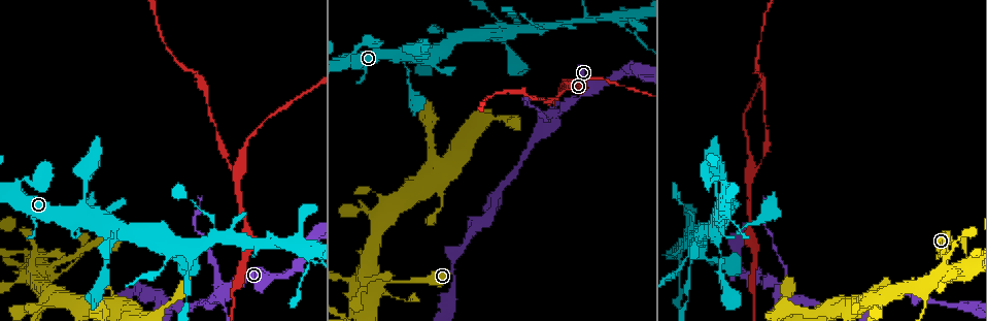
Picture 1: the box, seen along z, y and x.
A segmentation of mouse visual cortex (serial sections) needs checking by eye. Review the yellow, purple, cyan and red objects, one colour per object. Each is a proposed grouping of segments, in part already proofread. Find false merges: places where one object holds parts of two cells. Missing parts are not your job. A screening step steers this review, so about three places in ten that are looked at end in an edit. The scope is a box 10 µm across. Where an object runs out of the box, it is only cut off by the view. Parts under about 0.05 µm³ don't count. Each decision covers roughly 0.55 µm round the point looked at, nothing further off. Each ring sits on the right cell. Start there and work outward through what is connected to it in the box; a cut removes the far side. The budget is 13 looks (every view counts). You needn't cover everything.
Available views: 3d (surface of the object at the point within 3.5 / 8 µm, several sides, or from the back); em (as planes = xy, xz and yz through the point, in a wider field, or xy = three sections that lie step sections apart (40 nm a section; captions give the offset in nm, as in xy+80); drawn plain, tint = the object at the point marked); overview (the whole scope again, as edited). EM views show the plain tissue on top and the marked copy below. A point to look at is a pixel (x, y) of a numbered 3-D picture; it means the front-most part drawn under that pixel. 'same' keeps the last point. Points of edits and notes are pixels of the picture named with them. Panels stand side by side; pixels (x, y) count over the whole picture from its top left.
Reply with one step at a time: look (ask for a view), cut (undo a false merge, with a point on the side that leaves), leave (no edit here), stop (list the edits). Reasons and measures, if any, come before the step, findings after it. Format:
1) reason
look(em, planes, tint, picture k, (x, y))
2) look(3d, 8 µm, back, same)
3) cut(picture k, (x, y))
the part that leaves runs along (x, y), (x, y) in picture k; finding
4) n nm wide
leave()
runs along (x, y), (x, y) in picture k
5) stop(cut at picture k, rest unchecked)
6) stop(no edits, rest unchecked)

four arms meet
look(3d, 3.5 µm, picture 1, (74, 215))

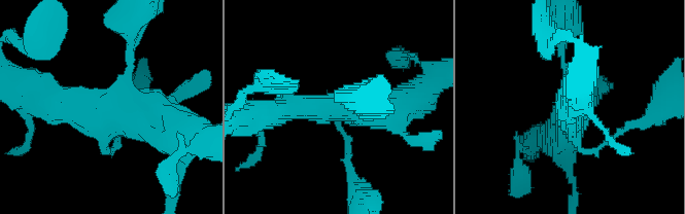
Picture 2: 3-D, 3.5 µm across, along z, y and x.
4 arms; arms of 100, 100, 400, 450 nm; shape alone is not enough
look(em, planes, tint, picture 2, (342, 105))

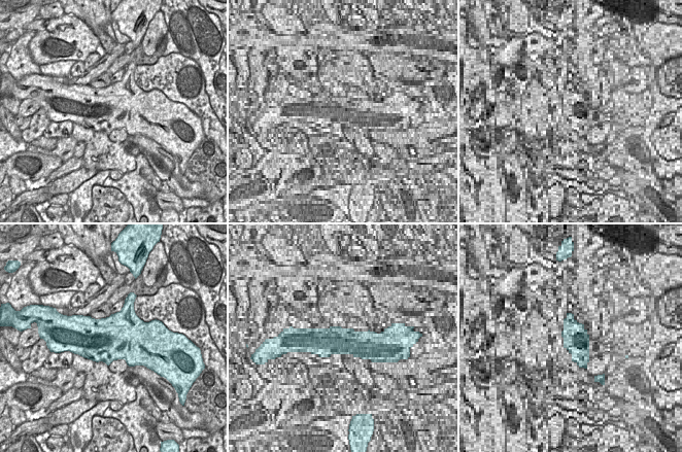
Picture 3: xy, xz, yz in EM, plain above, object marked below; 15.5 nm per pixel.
leave()
continuous, no second cell

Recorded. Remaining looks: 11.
thin arm on a thick one
look(3d, 3.5 µm, picture 1, (224, 287))

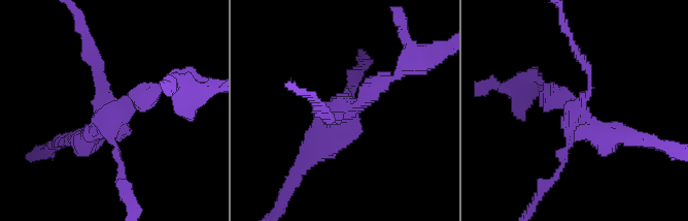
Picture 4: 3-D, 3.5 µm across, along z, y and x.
look(em, xy, step 3, tint, picture 4, (574, 105))

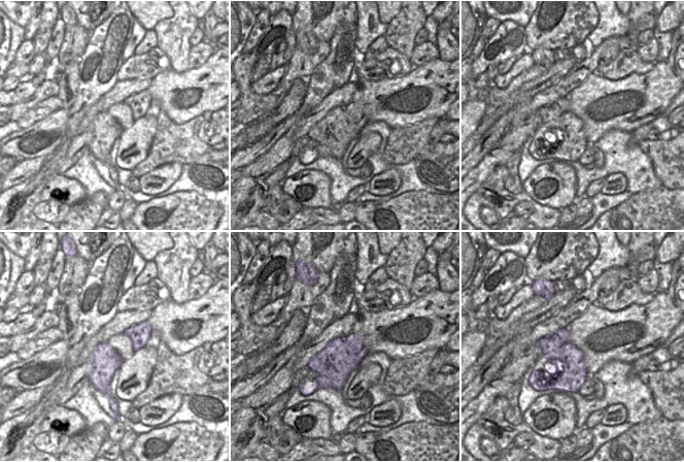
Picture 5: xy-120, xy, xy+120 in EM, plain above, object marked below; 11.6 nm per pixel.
look(em, xy, step 1, tint, same)

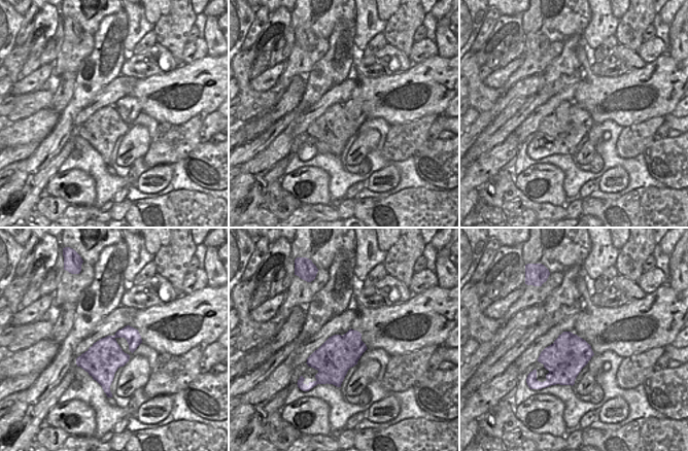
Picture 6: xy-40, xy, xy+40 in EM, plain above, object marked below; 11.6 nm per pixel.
cut(picture 4, (97, 70))
a second cell is stuck on

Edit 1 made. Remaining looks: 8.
a fork
look(3d, 3.5 µm, picture 1, (214, 239))

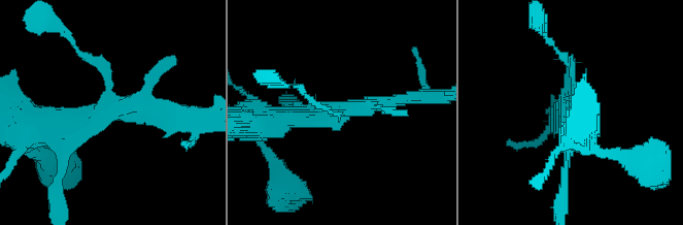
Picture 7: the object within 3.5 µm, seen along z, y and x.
need the tissue
look(em, xy, step 3, tint, picture 7, (106, 113))

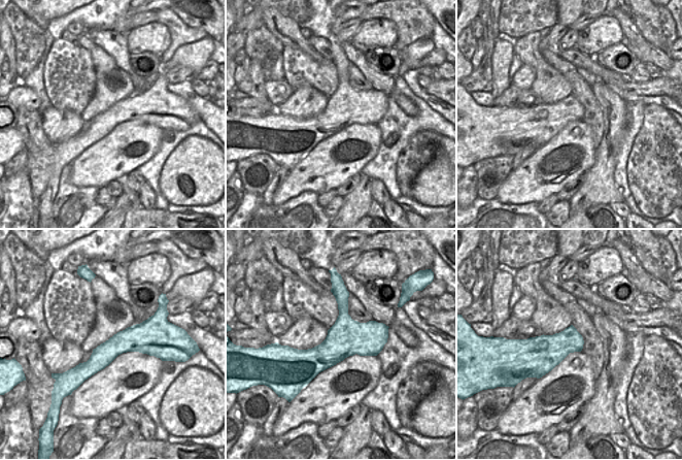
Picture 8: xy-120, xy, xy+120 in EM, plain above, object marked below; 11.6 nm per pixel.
cut it another way
look(em, xy, step 5, tint, same)

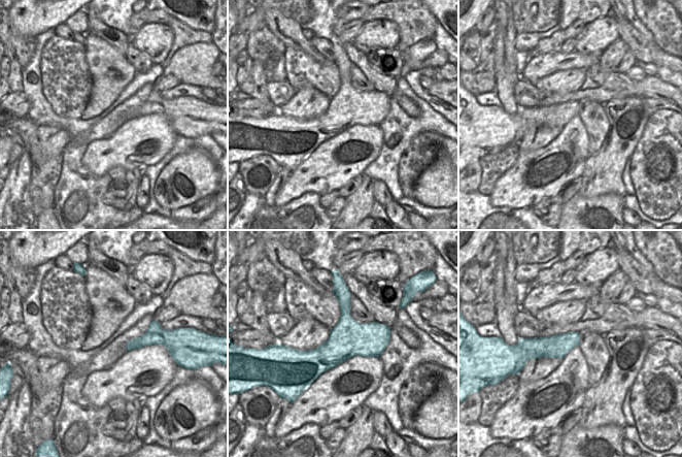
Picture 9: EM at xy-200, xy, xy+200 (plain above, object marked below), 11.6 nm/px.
leave()
runs along (270, 124), (403, 100) in picture 7; all the same cell

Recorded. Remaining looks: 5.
a fork
look(em, xy, step 2, tint, picture 1, (570, 87))

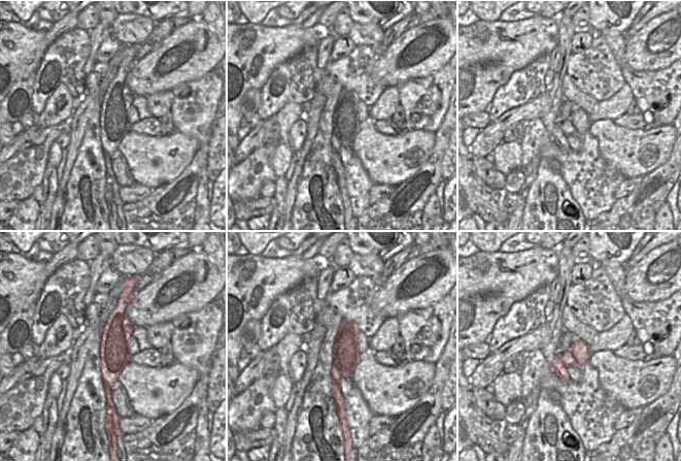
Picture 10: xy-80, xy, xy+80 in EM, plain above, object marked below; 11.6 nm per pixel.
look(3d, 3.5 µm, same)

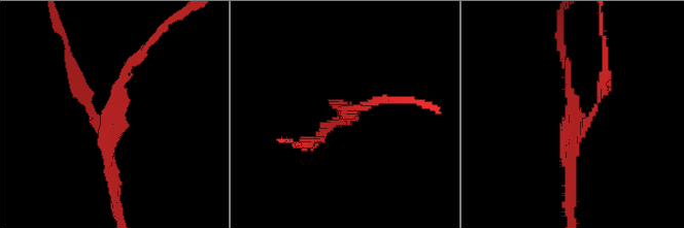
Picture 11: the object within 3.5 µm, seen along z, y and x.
3 arms; arms of 100, 150, 150 nm
cut(picture 11, (78, 94))
the part that leaves runs along (99, 120), (70, 71), (64, 34) in picture 11; a second cell is stuck on

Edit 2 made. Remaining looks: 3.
a narrow waist
look(3d, 3.5 µm, picture 1, (625, 20))

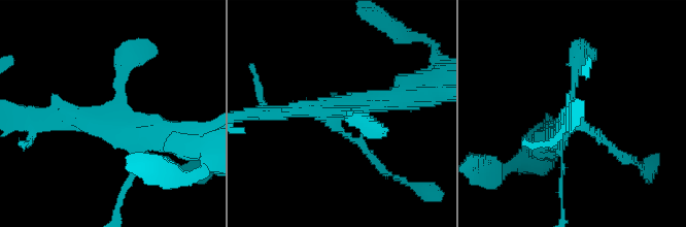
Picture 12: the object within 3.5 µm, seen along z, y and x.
shape alone is not enough
look(em, xy, step 3, tint, picture 12, (342, 113))

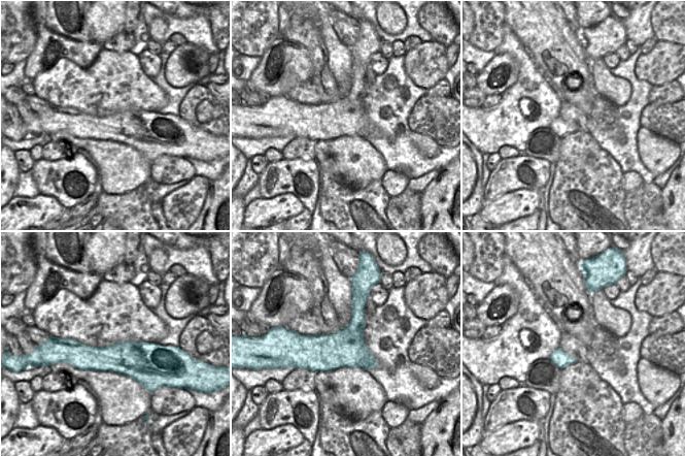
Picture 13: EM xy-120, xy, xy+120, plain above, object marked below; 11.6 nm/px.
leave()
runs along (44, 116), (171, 141) in picture 12; continuous, no second cell

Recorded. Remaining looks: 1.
stop(cut at picture 4, cut at picture 11, rest unchecked)

